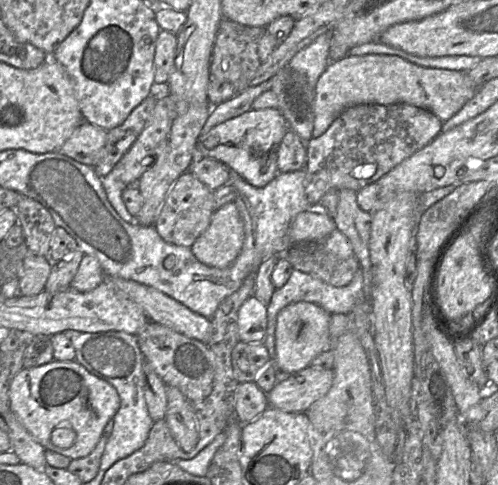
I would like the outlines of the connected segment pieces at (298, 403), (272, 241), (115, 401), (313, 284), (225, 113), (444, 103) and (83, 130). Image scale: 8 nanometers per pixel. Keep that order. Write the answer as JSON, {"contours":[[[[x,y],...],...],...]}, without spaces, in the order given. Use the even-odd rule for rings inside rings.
{"contours":[[[[308,366],[278,381],[267,393],[270,407],[285,412],[306,412],[331,388],[333,369]]],[[[300,169],[300,170],[296,170],[296,171],[292,171],[292,172],[278,172],[277,175],[274,177],[273,180],[271,180],[265,187],[262,188],[257,188],[254,187],[252,185],[250,185],[249,183],[247,183],[244,179],[242,179],[241,177],[239,177],[237,174],[233,174],[231,176],[230,179],[230,184],[236,189],[237,192],[237,196],[236,199],[233,201],[239,211],[239,214],[243,220],[243,224],[244,224],[244,241],[242,244],[242,248],[240,253],[238,254],[237,258],[235,259],[235,261],[227,268],[215,268],[215,267],[210,267],[207,266],[201,262],[199,262],[195,256],[193,255],[191,248],[190,247],[186,247],[186,246],[180,246],[180,245],[175,245],[172,243],[168,243],[166,241],[164,241],[161,236],[158,234],[157,230],[155,229],[154,226],[146,226],[146,231],[147,233],[139,233],[138,232],[133,232],[133,234],[127,233],[127,231],[124,230],[124,233],[121,232],[120,228],[117,228],[117,231],[113,228],[113,235],[115,236],[117,242],[118,242],[118,246],[122,246],[122,252],[118,252],[118,258],[115,258],[115,260],[110,257],[109,258],[109,254],[107,253],[107,255],[104,255],[106,259],[104,259],[104,262],[100,262],[102,271],[104,273],[105,276],[113,276],[113,277],[119,277],[119,278],[123,278],[126,280],[132,280],[132,281],[136,281],[138,283],[144,284],[146,286],[155,288],[161,292],[163,292],[164,294],[170,296],[171,298],[177,300],[178,302],[182,303],[183,305],[185,305],[186,307],[188,307],[190,310],[192,310],[195,313],[198,313],[202,316],[205,316],[207,318],[211,318],[216,309],[218,308],[219,304],[229,295],[231,295],[233,292],[235,292],[242,284],[243,280],[251,273],[256,273],[257,268],[259,267],[259,265],[261,264],[261,262],[263,260],[265,260],[268,256],[272,255],[272,254],[277,254],[277,255],[282,255],[284,254],[285,250],[291,245],[289,240],[288,240],[288,231],[289,231],[289,227],[291,222],[293,221],[293,219],[296,217],[297,214],[299,214],[300,212],[303,212],[305,210],[308,210],[309,208],[315,208],[315,207],[310,207],[306,194],[305,194],[305,178],[306,178],[306,169]],[[169,256],[173,256],[175,257],[175,265],[172,268],[166,268],[164,265],[164,261],[167,257]]],[[[53,360],[42,366],[23,368],[16,374],[9,388],[9,406],[46,450],[75,460],[94,450],[105,426],[120,407],[120,397],[111,384],[91,374],[77,361]],[[56,429],[73,431],[74,440],[69,447],[56,444]]],[[[360,267],[355,272],[352,280],[346,286],[342,287],[332,286],[318,278],[312,277],[305,272],[298,269],[293,269],[287,282],[282,287],[274,290],[271,300],[267,305],[267,331],[263,343],[271,354],[271,363],[273,363],[273,355],[275,353],[275,330],[277,315],[285,306],[294,302],[306,301],[319,305],[330,314],[349,314],[352,312],[355,305],[360,302],[360,300],[367,300],[367,297],[365,297],[363,274]]],[[[271,80],[249,87],[236,93],[231,99],[212,106],[209,117],[201,130],[201,136],[207,134],[214,126],[235,118],[252,109],[254,100],[263,92],[271,89]]],[[[377,54],[345,56],[340,60],[330,62],[316,83],[313,137],[317,138],[324,134],[345,109],[360,104],[410,104],[430,111],[442,122],[445,122],[473,98],[479,87],[468,76],[467,72],[421,67],[398,56]]],[[[83,121],[58,150],[73,160],[94,167],[106,144],[108,131]]]]}

